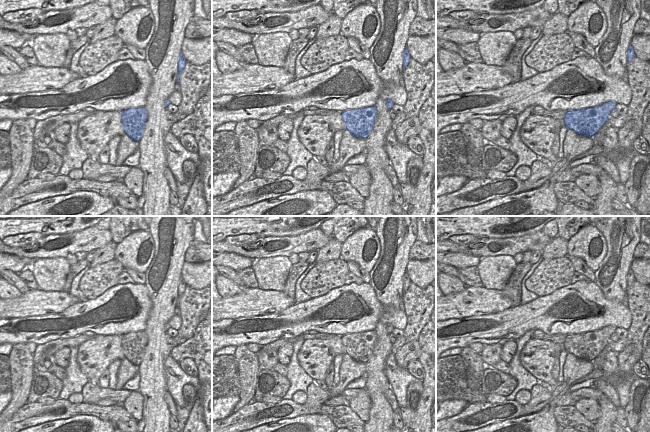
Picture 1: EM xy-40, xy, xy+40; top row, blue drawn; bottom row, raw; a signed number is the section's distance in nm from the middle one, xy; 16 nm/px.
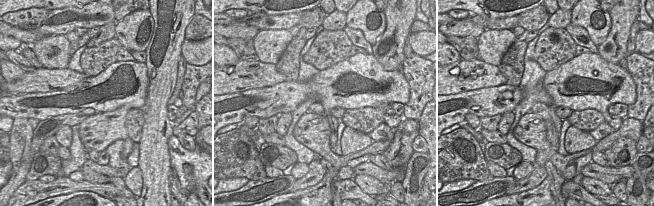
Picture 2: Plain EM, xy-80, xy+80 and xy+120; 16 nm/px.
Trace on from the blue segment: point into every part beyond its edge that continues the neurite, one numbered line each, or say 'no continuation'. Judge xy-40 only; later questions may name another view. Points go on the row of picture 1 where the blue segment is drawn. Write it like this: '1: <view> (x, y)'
no continuation

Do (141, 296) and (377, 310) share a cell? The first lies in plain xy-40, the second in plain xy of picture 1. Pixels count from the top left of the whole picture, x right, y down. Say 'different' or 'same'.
same

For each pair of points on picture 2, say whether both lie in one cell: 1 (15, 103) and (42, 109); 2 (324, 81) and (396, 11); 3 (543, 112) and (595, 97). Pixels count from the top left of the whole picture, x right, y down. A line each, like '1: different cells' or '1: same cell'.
1: same cell
2: different cells
3: different cells

